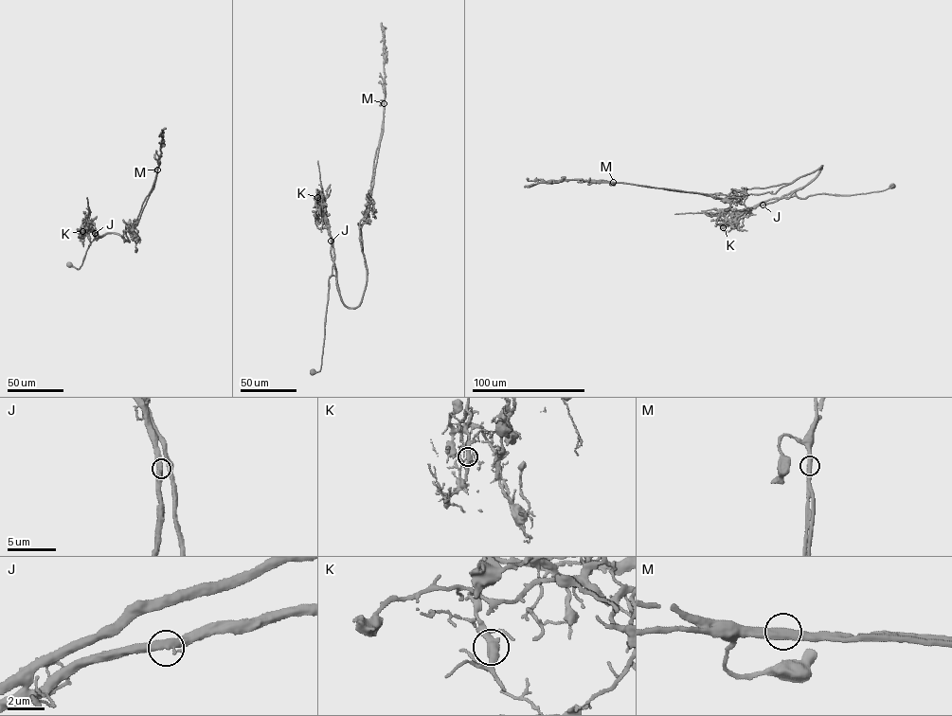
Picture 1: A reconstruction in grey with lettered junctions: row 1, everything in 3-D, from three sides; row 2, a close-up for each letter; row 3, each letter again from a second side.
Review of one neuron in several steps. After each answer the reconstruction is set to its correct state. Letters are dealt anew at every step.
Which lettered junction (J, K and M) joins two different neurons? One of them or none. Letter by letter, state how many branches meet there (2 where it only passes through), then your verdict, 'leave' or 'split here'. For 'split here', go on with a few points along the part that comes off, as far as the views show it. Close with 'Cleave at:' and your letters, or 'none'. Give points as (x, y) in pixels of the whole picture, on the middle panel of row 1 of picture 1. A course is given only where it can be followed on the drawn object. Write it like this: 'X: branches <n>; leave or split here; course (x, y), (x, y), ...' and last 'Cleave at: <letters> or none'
J: branches 2; leave
K: branches 2; leave
M: branches 2; split here; course (384, 103), (368, 217), (361, 228), (367, 285), (355, 308), (348, 308), (339, 294), (320, 205), (317, 161)
Cleave at: M

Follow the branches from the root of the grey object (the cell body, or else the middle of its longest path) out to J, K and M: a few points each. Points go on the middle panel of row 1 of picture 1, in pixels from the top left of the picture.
J: (313, 371), (320, 369), (329, 278), (336, 277), (331, 253), (331, 241)
K: (313, 371), (320, 369), (329, 278), (334, 259), (329, 224), (317, 208), (317, 197)
M: (313, 371), (321, 367), (329, 277), (349, 308), (366, 286), (359, 222), (384, 103)

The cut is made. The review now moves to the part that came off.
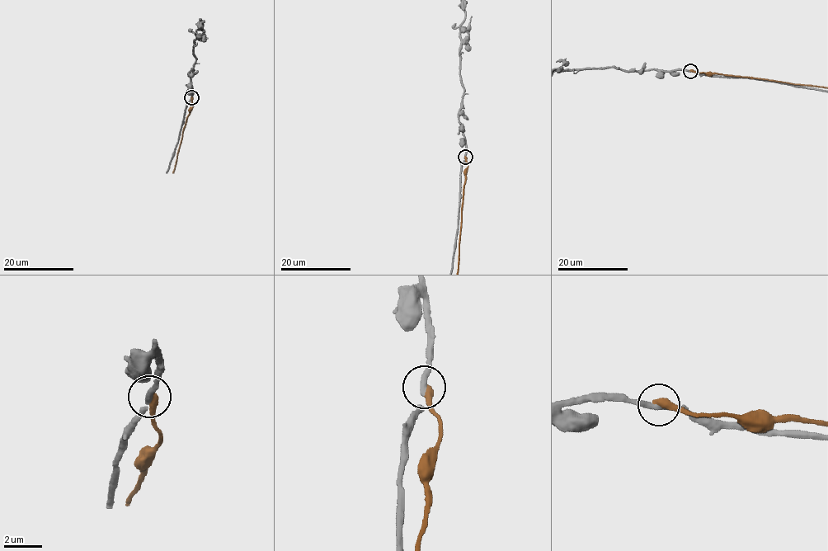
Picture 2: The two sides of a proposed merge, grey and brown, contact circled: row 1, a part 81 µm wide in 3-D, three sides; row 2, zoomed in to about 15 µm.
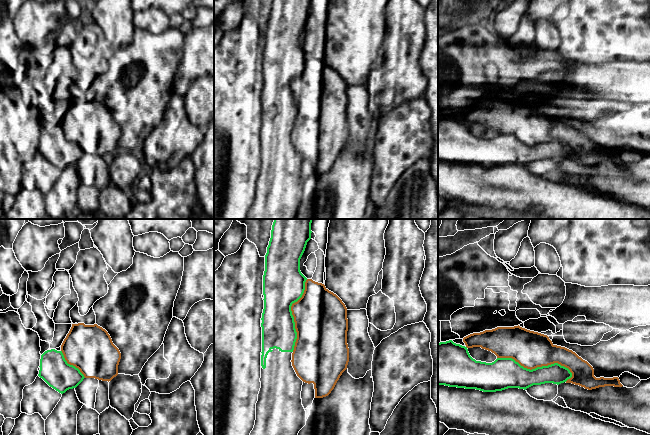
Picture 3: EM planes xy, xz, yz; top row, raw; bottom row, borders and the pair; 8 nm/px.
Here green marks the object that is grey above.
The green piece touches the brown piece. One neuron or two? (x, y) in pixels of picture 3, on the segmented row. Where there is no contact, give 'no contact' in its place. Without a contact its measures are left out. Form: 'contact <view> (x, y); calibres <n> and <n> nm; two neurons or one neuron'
contact yz (536, 368); calibres 240 and 300 nm; two neurons

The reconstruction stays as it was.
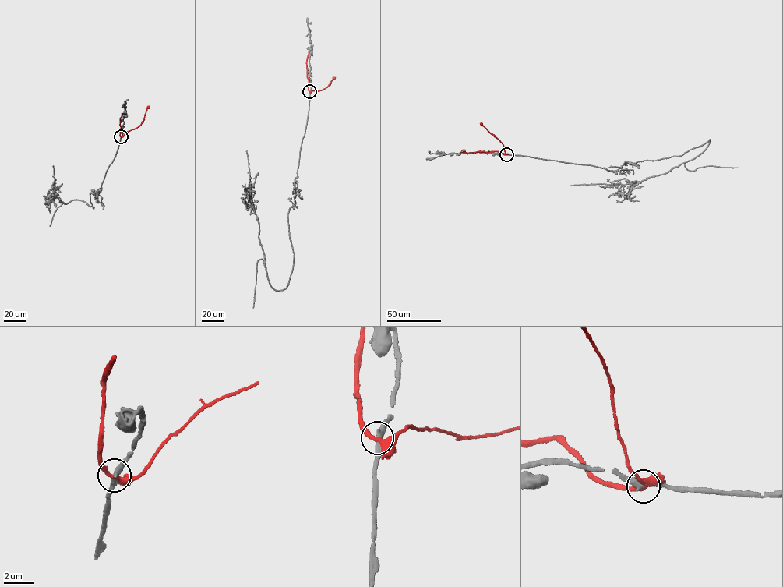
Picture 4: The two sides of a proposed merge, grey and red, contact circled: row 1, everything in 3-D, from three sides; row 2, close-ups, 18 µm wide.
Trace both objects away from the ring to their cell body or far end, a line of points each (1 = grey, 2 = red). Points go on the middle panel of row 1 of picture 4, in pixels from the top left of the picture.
1: (309, 91), (294, 203), (287, 214), (293, 268), (282, 290), (275, 290), (267, 276), (248, 192), (246, 150)
2: (309, 91), (306, 64), (308, 51)

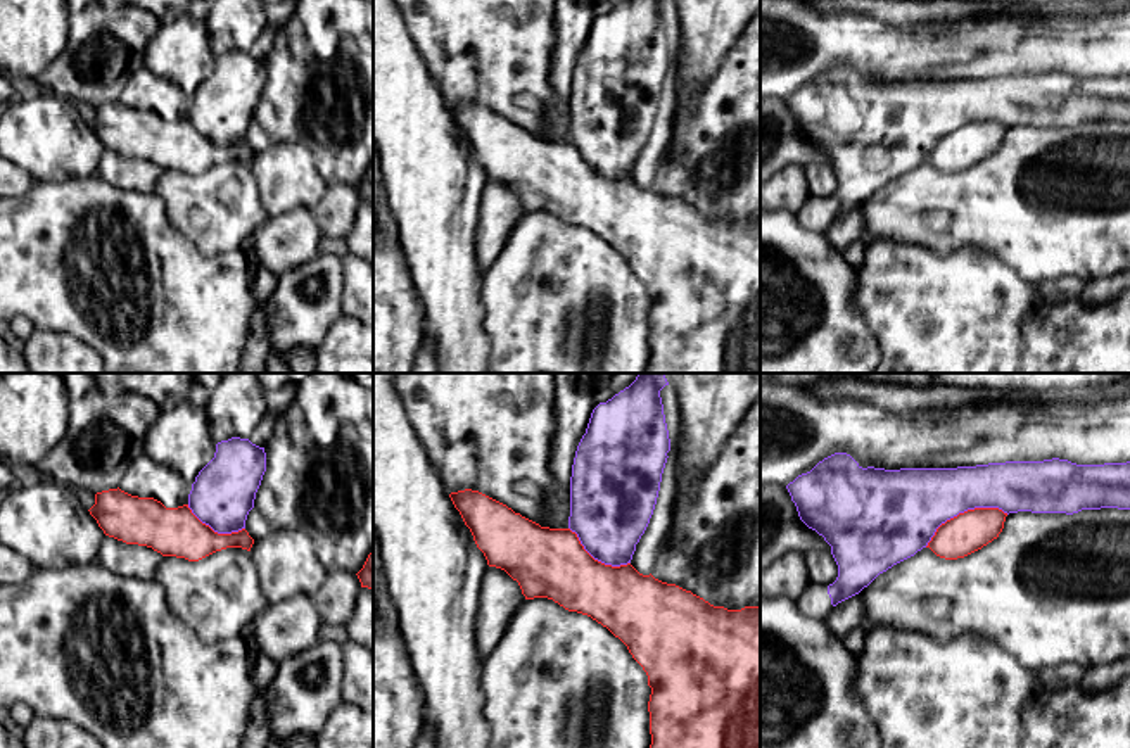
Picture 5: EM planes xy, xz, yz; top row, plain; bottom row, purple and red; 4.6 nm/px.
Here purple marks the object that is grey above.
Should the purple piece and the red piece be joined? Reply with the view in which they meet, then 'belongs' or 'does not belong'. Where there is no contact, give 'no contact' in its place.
yz | does not belong

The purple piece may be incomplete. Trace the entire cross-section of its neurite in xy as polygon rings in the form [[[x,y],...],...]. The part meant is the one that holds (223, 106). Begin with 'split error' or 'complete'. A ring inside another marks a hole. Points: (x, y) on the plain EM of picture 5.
complete | [[[240,50],[221,54],[192,97],[188,121],[218,147],[238,145],[245,142],[264,85],[264,60]]]

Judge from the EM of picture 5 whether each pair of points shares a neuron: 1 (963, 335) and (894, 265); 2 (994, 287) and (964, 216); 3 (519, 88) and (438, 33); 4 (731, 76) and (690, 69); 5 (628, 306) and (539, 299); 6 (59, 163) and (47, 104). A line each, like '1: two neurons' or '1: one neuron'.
1: one neuron
2: two neurons
3: one neuron
4: two neurons
5: one neuron
6: one neuron

